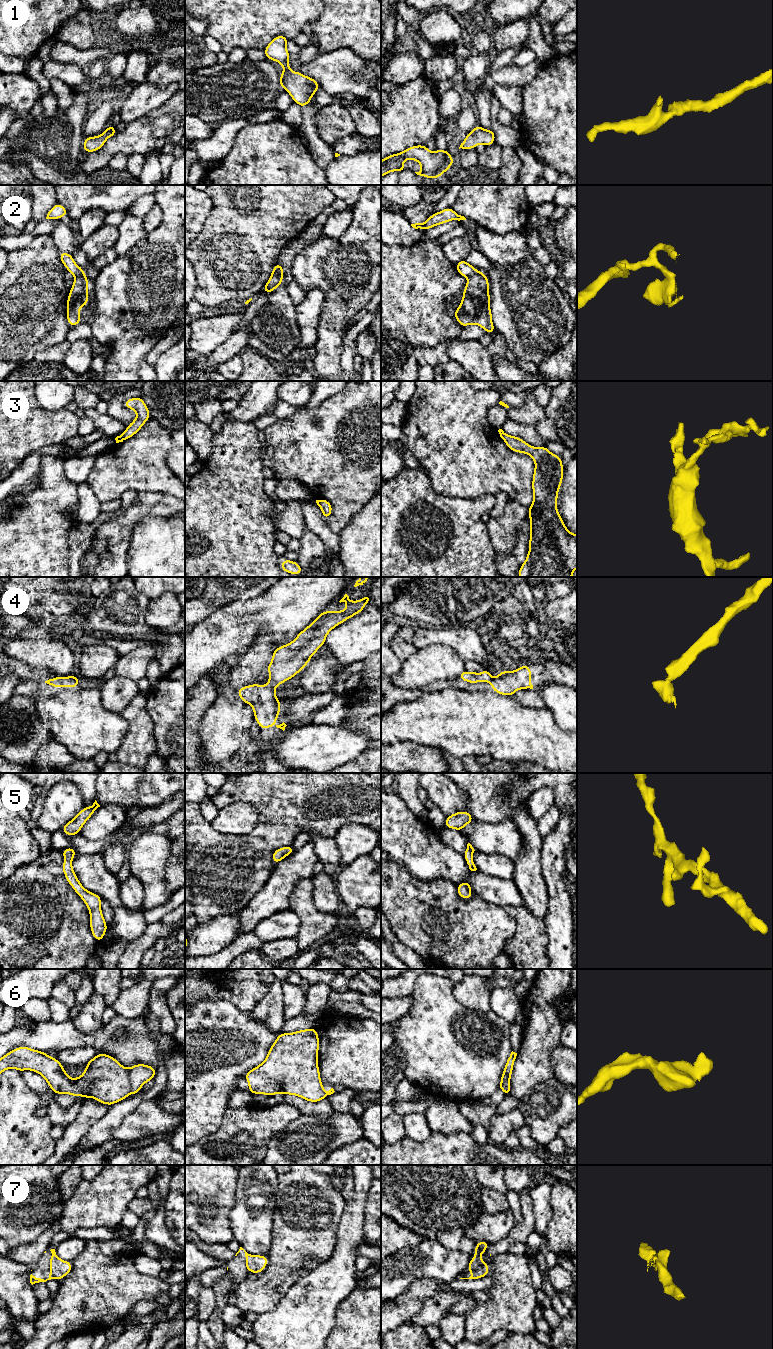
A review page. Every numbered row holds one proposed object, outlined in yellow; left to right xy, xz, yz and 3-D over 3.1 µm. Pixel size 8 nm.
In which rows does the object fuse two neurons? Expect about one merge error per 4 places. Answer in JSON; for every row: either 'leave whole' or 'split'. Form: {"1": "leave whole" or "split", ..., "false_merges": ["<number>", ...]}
{"1": "leave whole", "2": "split", "3": "leave whole", "4": "split", "5": "leave whole", "6": "split", "7": "split", "false_merges": ["2", "4", "6", "7"]}

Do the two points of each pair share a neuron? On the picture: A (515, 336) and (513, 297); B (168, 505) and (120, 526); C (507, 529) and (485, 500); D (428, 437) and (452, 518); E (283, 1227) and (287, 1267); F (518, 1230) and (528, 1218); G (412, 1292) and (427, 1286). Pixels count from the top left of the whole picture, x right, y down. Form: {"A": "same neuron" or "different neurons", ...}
{"A": "same neuron", "B": "same neuron", "C": "different neurons", "D": "different neurons", "E": "same neuron", "F": "same neuron", "G": "same neuron"}

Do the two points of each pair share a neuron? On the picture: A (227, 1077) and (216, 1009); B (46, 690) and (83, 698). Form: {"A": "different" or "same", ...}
{"A": "same", "B": "different"}

